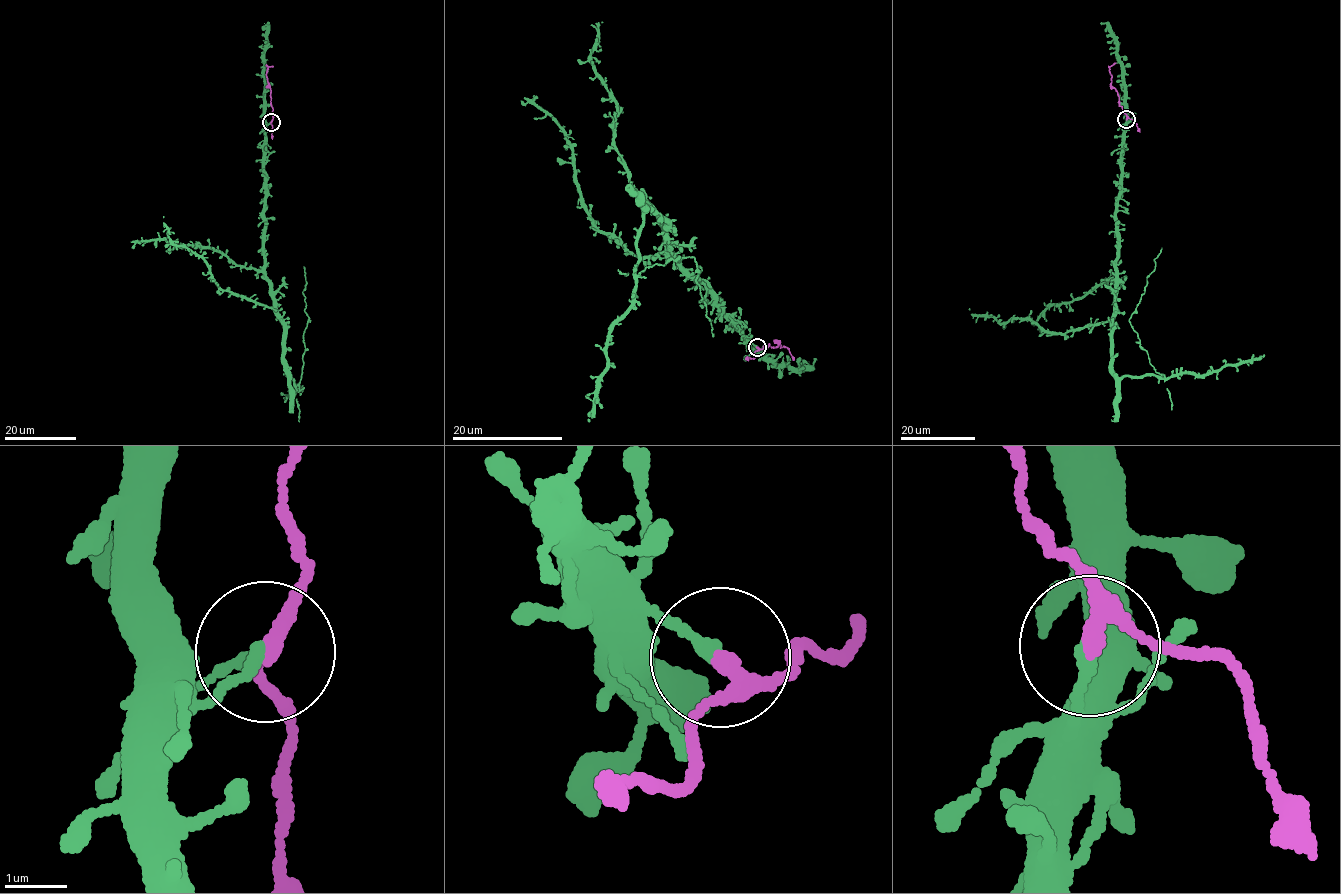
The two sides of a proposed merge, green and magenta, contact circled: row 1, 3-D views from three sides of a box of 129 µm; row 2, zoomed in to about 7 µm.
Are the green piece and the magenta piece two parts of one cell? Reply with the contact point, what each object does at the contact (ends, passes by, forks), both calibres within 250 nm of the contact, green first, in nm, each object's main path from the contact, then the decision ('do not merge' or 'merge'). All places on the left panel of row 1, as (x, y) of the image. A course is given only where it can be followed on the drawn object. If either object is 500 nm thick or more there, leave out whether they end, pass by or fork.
at (271, 122); green ends there; magenta passes by; 200 nm thick on the green side, 220 nm on the other; green runs (271, 122), (265, 127), (265, 279), (283, 325), (282, 361), (297, 385), (309, 319), (303, 266); magenta runs (271, 122), (273, 108), (266, 73), (268, 66), (273, 66); merge

